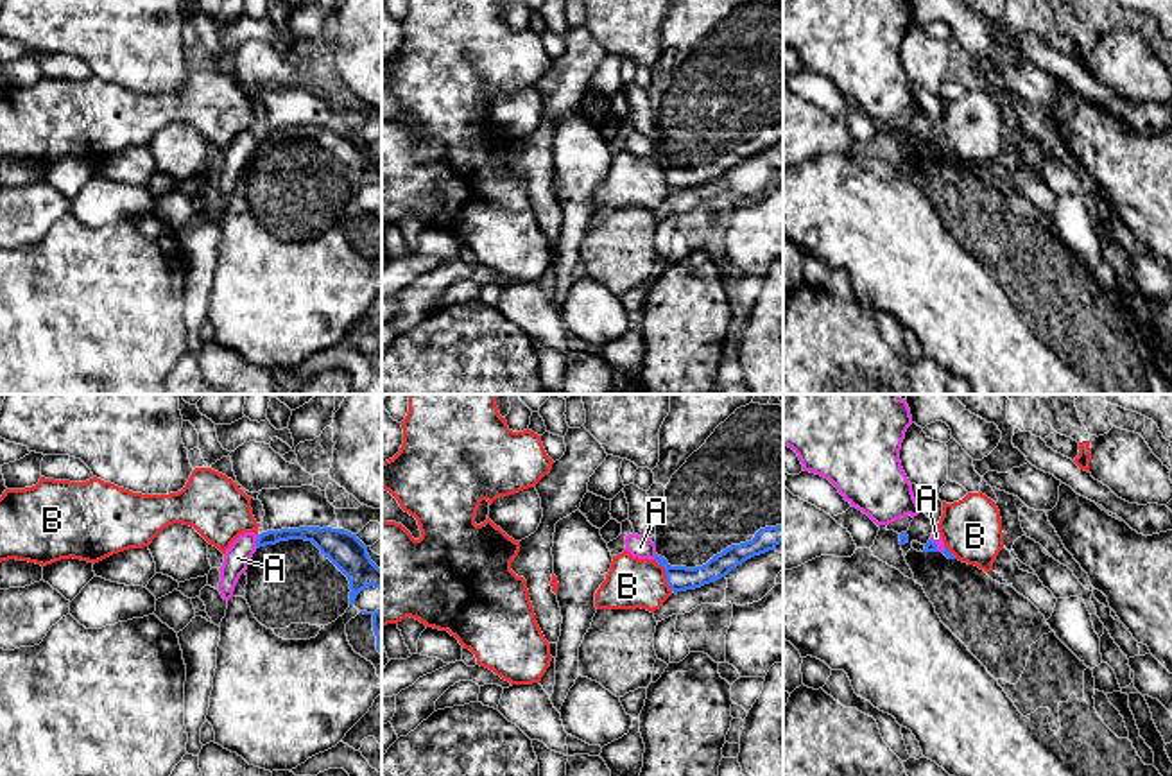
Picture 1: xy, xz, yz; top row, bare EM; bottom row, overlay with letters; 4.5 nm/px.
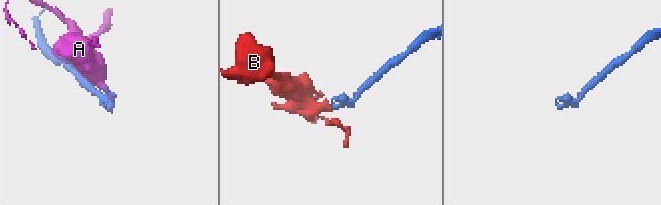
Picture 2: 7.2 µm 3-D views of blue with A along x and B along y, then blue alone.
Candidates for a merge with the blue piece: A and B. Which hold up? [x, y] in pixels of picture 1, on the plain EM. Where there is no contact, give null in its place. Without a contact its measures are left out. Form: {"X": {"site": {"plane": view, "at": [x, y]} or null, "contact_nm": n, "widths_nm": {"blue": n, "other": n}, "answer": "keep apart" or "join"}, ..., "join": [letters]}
{"A": {"site": {"plane": "xy", "at": [257, 140]}, "contact_nm": 70, "widths_nm": {"blue": 60, "other": 120}, "answer": "keep apart"}, "B": {"site": {"plane": "xz", "at": [665, 171]}, "contact_nm": 170, "widths_nm": {"blue": 110, "other": 220}, "answer": "keep apart"}, "join": []}

